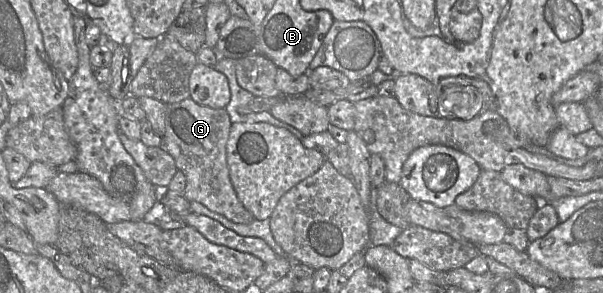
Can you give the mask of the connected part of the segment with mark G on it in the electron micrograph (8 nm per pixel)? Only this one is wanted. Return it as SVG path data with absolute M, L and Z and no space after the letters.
M190 97L166 105L162 148L174 159L186 178L183 192L189 202L196 201L237 224L249 224L255 218L239 201L232 186L226 159L226 145L232 122L225 108L202 106Z

